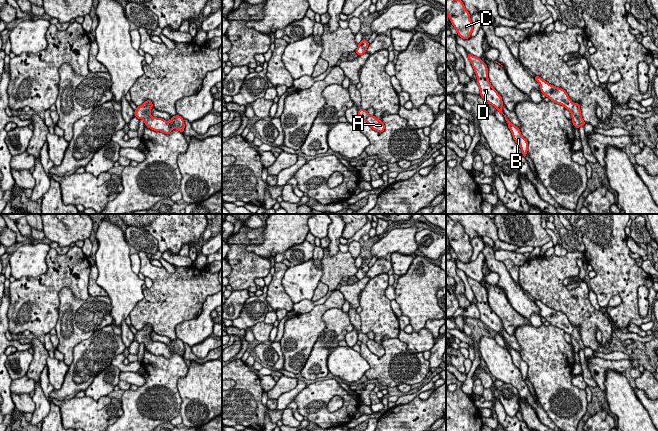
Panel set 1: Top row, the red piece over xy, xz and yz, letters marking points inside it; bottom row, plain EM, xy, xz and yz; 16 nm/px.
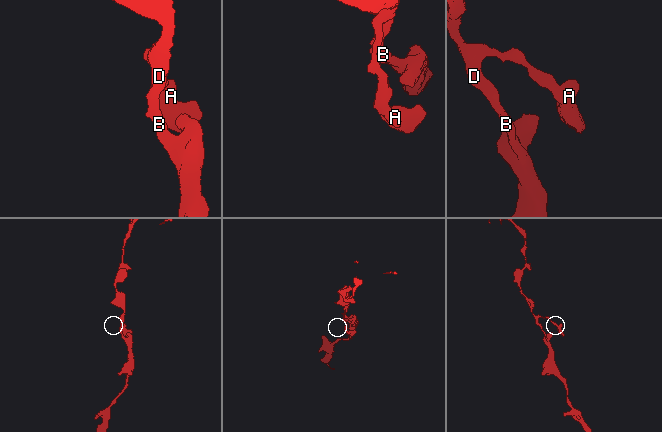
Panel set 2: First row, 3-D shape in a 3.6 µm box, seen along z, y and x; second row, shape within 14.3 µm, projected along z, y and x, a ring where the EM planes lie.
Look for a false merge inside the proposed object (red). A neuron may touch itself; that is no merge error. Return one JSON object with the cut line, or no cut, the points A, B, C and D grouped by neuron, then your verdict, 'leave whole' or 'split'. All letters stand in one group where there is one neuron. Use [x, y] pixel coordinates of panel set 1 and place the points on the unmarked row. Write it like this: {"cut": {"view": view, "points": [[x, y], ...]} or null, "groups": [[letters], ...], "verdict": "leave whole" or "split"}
{"cut": null, "groups": [["A", "B", "C", "D"]], "verdict": "leave whole"}

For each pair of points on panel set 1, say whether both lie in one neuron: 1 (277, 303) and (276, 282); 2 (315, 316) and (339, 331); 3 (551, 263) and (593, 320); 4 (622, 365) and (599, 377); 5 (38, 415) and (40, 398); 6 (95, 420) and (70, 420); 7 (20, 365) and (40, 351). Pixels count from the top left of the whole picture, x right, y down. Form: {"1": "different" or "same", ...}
{"1": "same", "2": "different", "3": "same", "4": "same", "5": "same", "6": "same", "7": "different"}

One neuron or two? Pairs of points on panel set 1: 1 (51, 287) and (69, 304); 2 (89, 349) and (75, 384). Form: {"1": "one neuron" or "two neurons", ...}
{"1": "two neurons", "2": "one neuron"}

